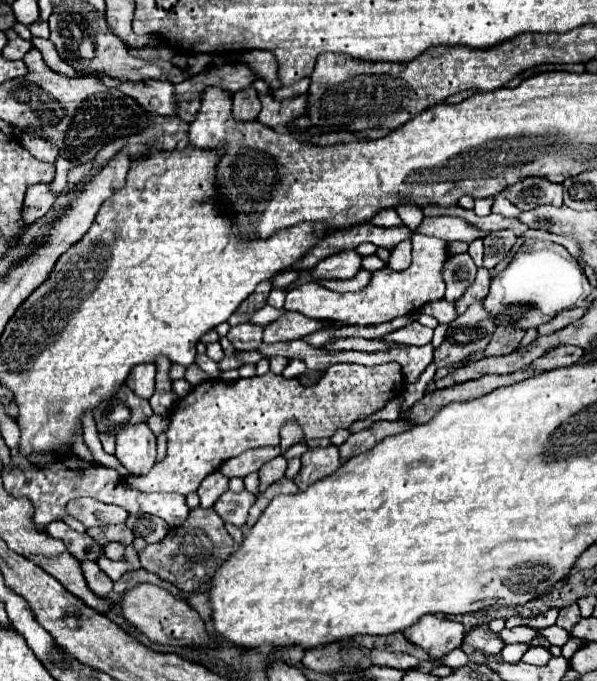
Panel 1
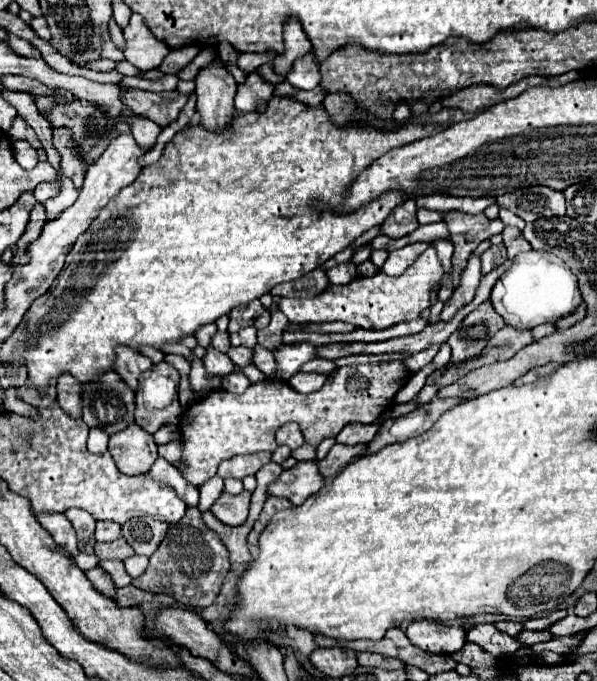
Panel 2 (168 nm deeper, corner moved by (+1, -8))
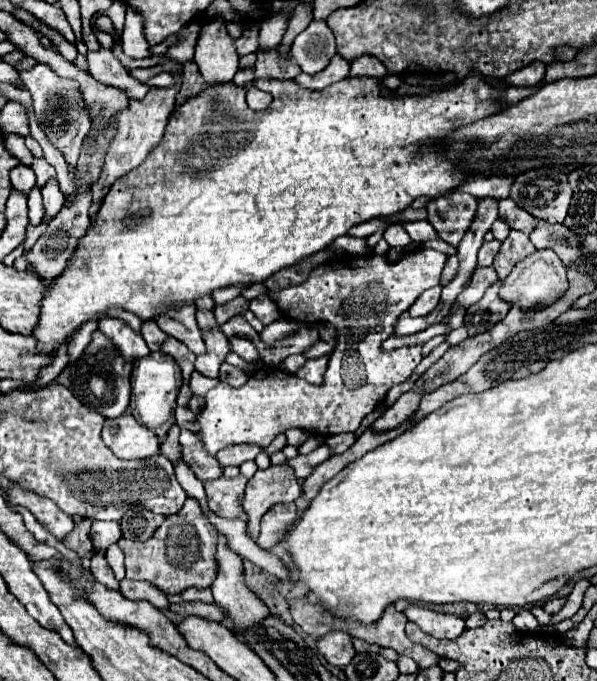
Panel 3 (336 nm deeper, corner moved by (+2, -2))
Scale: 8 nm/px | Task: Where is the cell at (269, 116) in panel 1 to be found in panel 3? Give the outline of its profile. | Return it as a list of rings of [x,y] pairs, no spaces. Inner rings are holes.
[[[336,54],[322,72],[312,74],[312,76],[308,76],[308,74],[298,74],[298,78],[294,78],[294,80],[296,80],[298,86],[302,86],[302,88],[322,90],[322,88],[326,88],[326,86],[330,86],[330,84],[336,84],[336,82],[344,80],[344,78],[348,76],[348,70],[350,70],[350,64],[348,64],[346,60],[342,60],[342,56]]]

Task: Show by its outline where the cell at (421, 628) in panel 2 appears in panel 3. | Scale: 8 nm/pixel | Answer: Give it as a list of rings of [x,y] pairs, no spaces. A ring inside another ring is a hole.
[[[410,604],[404,614],[410,622],[420,626],[426,634],[430,634],[434,638],[452,640],[452,638],[458,638],[466,628],[464,620],[460,616],[438,614],[438,612],[424,608],[424,606],[418,606],[418,604]]]

